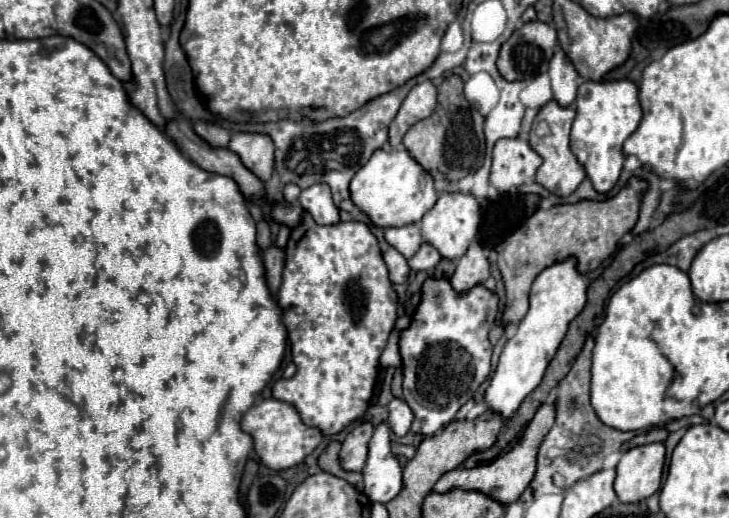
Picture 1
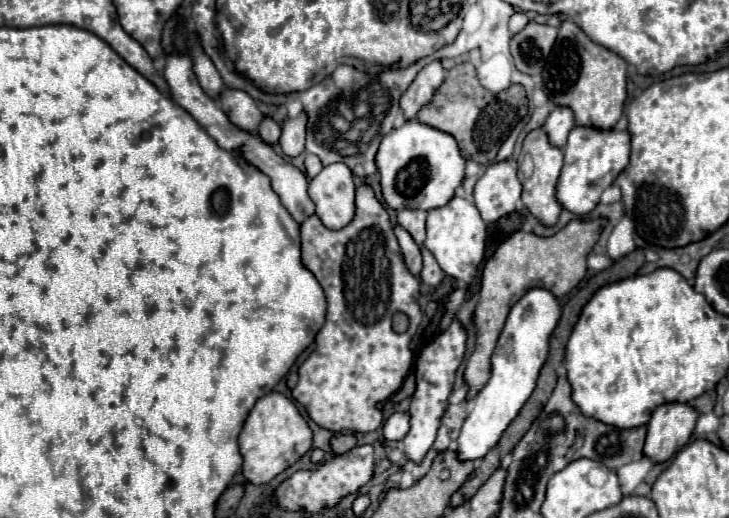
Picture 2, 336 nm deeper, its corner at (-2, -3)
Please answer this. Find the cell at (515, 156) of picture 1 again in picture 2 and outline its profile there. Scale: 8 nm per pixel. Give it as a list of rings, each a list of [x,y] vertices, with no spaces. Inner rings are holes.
[[[511,160],[491,164],[475,184],[475,206],[485,222],[497,222],[511,214],[521,196],[517,164]]]

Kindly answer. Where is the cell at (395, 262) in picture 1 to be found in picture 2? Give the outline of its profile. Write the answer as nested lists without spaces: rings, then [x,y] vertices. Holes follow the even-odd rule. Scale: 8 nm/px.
[[[399,224],[395,226],[395,236],[399,240],[399,246],[401,246],[401,252],[403,252],[403,258],[405,258],[405,266],[415,274],[419,276],[421,272],[421,248],[419,244],[411,238],[411,234],[401,228]]]

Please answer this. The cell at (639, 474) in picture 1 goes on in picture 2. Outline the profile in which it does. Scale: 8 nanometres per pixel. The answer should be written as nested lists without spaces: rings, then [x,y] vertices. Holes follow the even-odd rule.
[[[667,402],[657,406],[647,426],[647,440],[643,448],[645,456],[655,462],[669,460],[673,452],[681,450],[689,442],[697,418],[699,412],[691,404]]]

